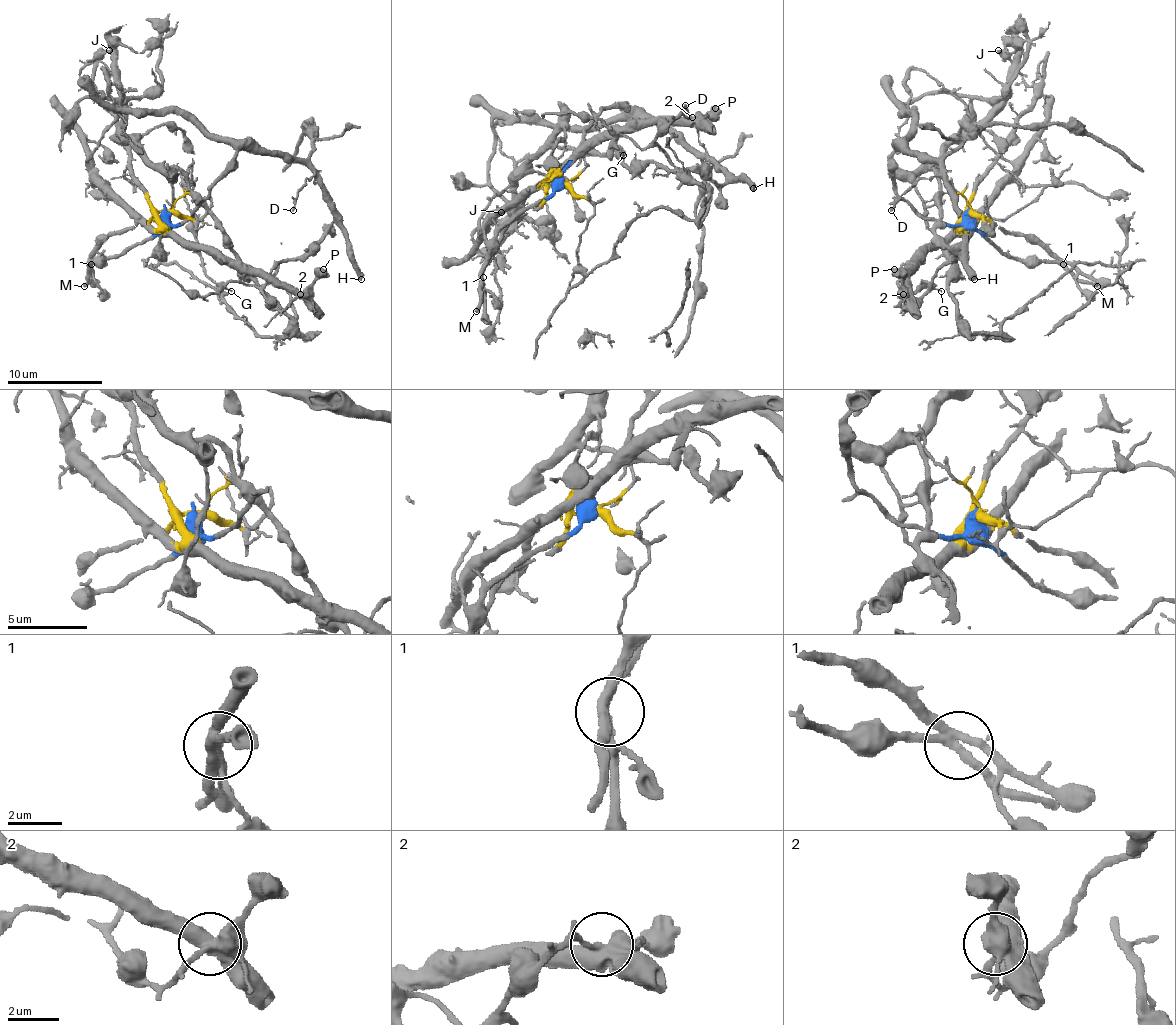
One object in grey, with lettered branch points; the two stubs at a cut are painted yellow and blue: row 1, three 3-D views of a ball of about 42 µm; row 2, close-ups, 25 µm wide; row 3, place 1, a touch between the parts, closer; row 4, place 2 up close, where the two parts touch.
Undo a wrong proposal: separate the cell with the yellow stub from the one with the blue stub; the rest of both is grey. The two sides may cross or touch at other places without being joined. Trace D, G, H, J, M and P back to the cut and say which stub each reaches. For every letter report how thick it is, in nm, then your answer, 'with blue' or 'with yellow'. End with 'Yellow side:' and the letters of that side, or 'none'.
D: 160 nm thick; with blue
G: 100 nm thick; with blue
H: 500 nm thick; with blue
J: 320 nm thick; with yellow
M: 280 nm thick; with blue
P: 650 nm thick; with blue
Yellow side: J

